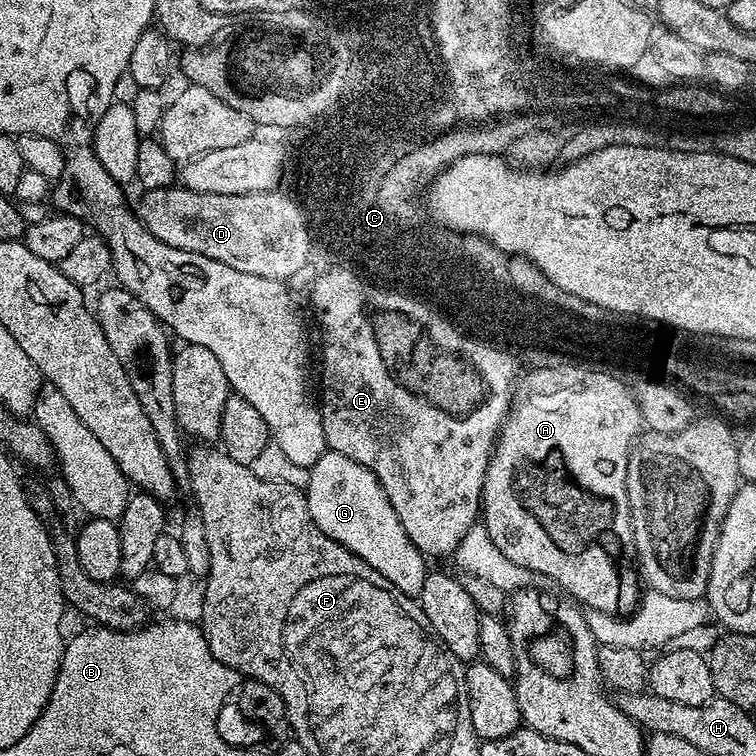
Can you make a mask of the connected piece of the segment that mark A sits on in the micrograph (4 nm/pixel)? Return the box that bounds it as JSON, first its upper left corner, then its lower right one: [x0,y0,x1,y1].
[482,362,642,618]

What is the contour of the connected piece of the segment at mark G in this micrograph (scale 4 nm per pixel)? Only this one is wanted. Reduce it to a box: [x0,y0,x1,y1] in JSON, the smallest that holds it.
[306,451,429,597]

